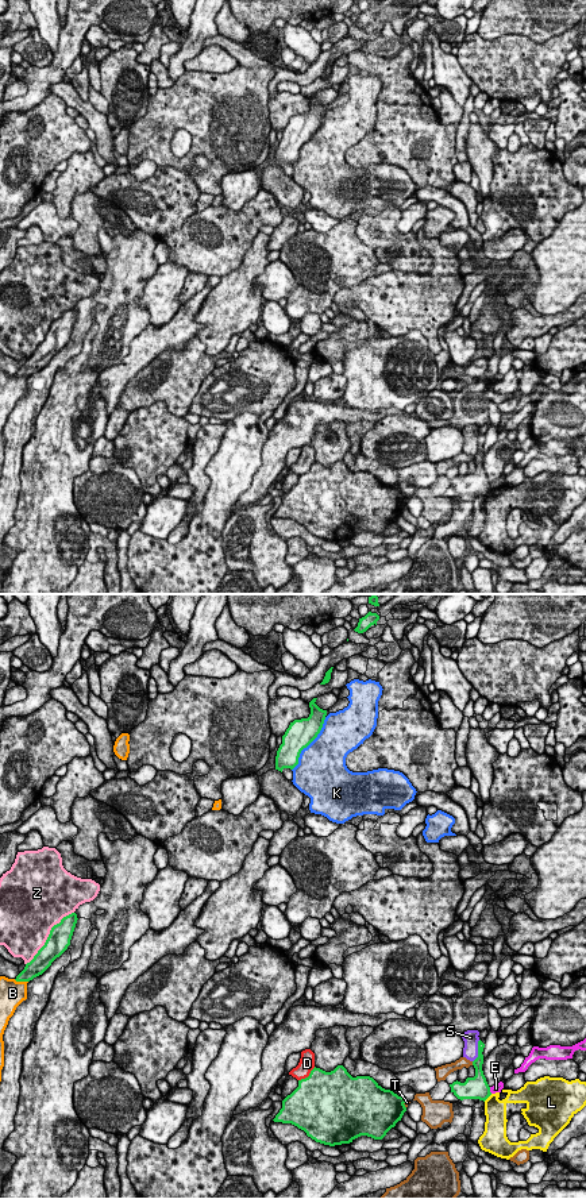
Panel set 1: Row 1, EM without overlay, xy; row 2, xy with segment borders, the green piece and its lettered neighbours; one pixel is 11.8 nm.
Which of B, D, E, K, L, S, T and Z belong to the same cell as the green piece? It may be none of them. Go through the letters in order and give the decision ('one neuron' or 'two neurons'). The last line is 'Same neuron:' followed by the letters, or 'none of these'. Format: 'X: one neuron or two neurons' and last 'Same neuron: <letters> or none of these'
B: two neurons
D: two neurons
E: two neurons
K: two neurons
L: two neurons
S: two neurons
T: two neurons
Z: two neurons
Same neuron: none of these

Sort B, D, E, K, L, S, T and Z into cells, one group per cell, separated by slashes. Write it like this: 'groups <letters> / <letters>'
groups B / D / E / K / L / S / T / Z

